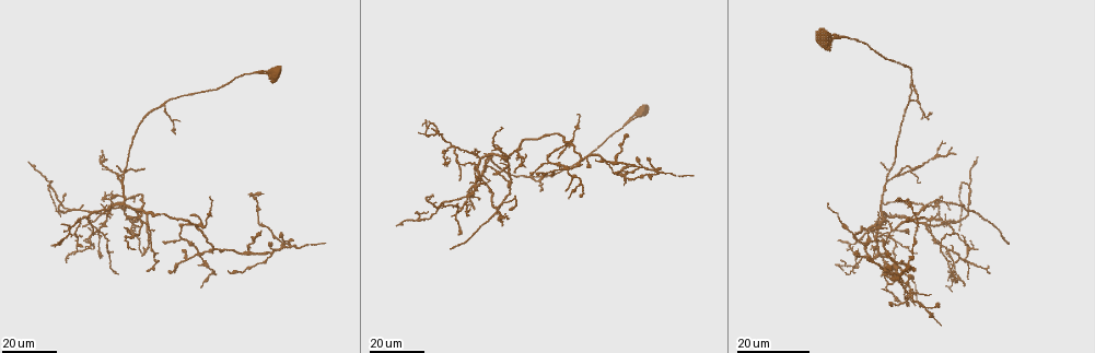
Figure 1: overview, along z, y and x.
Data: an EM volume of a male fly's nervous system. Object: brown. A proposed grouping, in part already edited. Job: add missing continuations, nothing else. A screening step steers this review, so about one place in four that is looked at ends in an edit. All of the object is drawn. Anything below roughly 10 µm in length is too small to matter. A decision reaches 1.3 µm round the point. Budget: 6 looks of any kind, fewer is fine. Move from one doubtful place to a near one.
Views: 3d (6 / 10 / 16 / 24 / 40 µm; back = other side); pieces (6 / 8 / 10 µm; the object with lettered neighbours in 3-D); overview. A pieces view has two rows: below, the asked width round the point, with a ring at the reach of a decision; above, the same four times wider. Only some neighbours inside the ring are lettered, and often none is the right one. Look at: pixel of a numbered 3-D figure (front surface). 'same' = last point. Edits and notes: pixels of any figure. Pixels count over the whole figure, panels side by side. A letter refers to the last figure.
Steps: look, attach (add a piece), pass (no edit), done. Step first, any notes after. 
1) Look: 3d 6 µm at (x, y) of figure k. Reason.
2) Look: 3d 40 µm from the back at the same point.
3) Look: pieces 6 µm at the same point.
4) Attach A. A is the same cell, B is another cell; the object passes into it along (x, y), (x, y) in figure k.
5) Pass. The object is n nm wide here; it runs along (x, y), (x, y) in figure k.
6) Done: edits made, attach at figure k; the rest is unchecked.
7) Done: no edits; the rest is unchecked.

Look: 3d 16 µm at (282, 235) of figure 1. Free end.

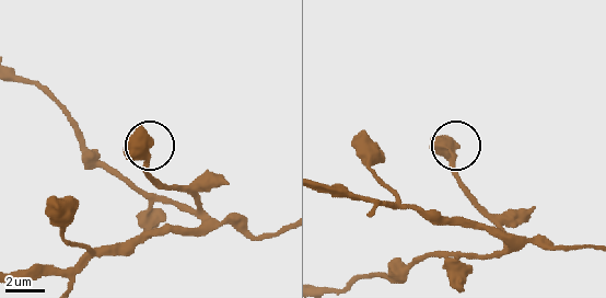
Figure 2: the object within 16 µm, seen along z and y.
Look: pieces 10 µm at (138, 125) of figure 2.

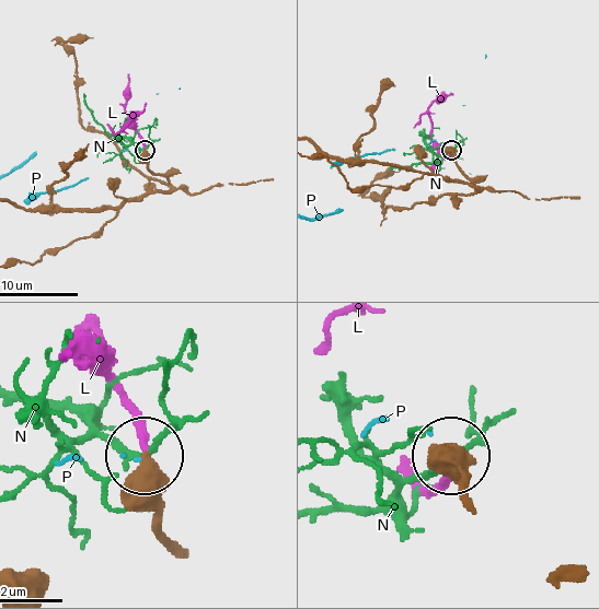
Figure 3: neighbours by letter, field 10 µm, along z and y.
Attach L. L is the same cell, N and P are other cells; the object passes into it along (162, 533), (141, 425), (107, 371), (68, 355) in figure 3; the cell continues.

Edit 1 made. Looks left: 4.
Look: overview. Redraw.

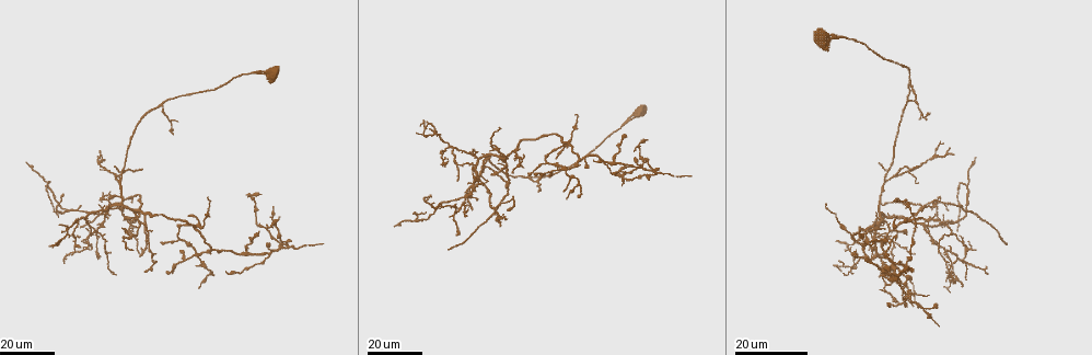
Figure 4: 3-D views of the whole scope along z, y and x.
Look: 3d 16 µm at (692, 176) of figure 4. An open end.

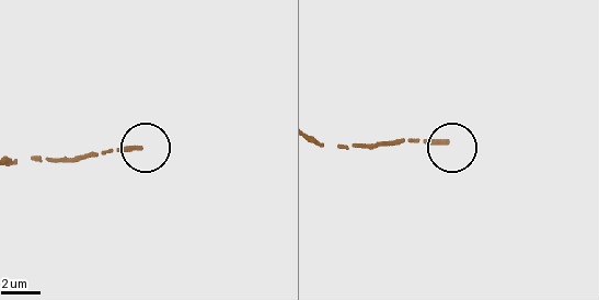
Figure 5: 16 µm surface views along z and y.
Look: pieces 6 µm at (446, 143) of figure 5.

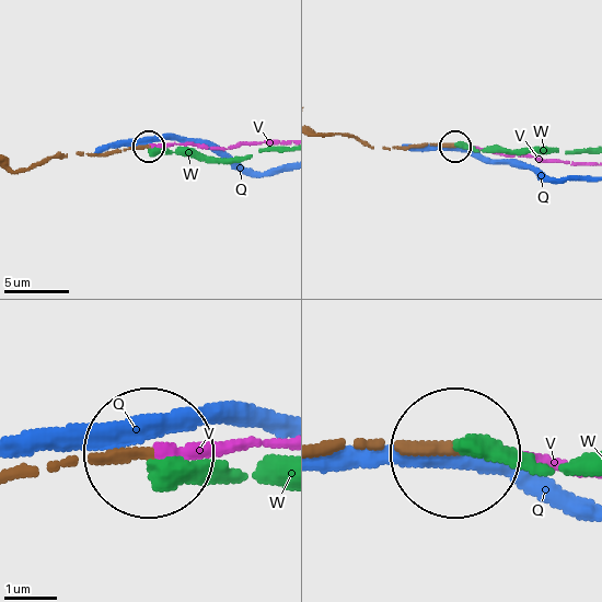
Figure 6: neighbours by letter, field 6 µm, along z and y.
Attach V. The object is 220 nm wide here; V is the same cell, Q and W are other cells; the object passes into it along (20, 474), (281, 440) in figure 6; it goes on there.

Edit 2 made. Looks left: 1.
Done: edits made, attach at figure 3, attach at figure 6; the rest is unchecked.

